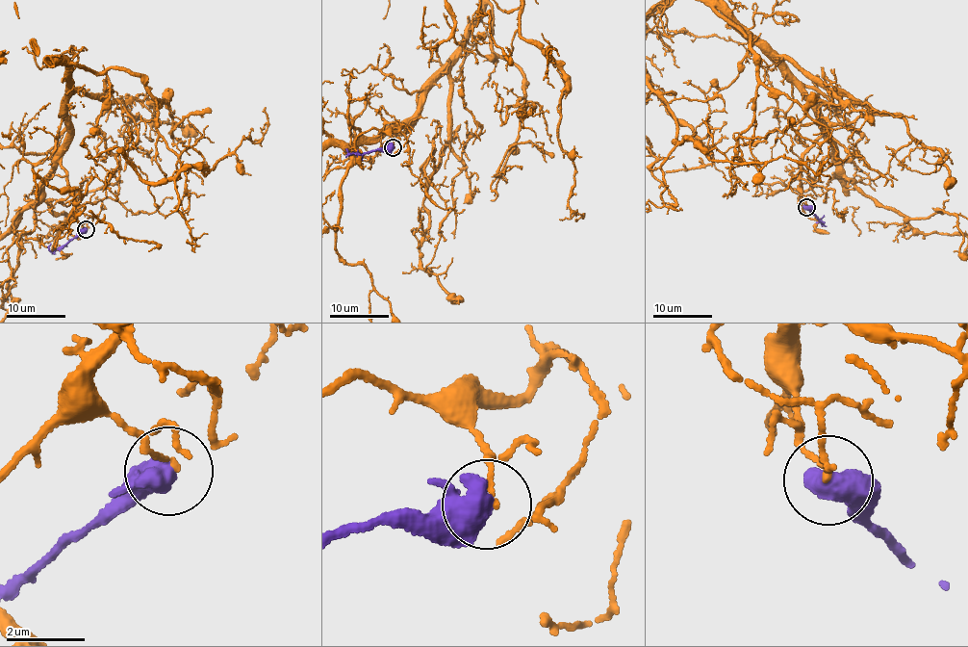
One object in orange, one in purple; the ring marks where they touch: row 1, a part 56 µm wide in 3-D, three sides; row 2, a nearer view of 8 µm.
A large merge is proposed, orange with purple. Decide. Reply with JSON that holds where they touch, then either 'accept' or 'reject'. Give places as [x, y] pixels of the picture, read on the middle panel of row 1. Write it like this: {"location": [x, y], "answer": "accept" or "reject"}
{"location": [393, 147], "answer": "reject"}

